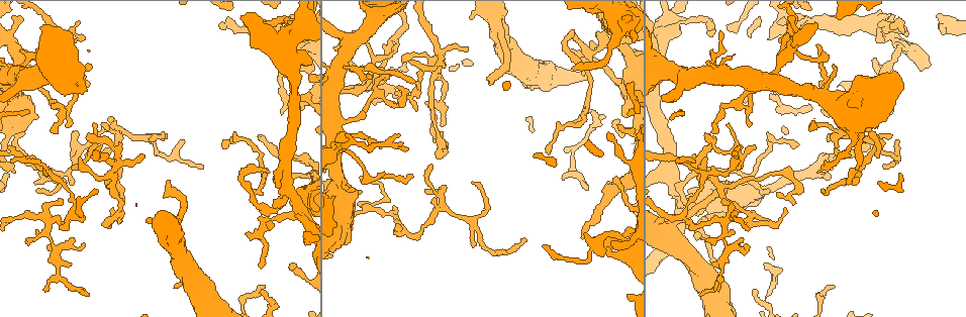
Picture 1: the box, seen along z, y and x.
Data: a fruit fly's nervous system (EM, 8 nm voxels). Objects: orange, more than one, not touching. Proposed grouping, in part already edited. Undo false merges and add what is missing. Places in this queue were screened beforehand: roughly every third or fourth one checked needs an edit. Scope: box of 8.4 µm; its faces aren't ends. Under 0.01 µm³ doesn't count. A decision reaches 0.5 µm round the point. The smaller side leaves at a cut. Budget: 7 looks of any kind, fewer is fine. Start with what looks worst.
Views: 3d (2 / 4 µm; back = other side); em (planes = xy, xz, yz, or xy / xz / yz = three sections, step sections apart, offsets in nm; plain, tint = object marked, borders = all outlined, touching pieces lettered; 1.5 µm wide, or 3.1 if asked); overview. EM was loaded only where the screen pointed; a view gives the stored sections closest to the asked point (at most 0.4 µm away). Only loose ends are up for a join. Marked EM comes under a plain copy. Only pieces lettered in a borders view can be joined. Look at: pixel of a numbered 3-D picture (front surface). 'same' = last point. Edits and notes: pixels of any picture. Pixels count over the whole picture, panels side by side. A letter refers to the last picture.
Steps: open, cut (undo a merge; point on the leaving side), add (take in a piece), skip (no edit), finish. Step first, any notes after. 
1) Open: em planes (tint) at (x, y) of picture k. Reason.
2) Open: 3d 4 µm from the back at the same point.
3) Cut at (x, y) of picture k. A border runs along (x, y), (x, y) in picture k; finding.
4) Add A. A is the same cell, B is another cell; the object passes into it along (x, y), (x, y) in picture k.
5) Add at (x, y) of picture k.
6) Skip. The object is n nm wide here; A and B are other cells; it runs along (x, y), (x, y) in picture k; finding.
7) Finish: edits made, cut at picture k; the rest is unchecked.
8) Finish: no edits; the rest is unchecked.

Open: em planes (borders) at (767, 192) of picture 1. Thin end.

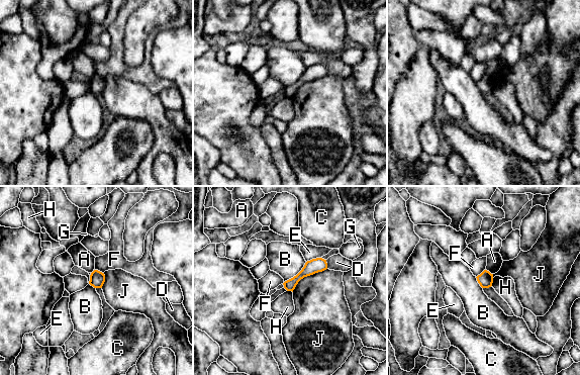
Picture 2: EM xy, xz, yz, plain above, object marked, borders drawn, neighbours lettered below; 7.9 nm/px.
Skip. A, B, C, D, E, F, G, H and J are other cells; a border runs along (306, 262), (295, 275), (284, 282) in picture 2; no lettered piece goes on from it.

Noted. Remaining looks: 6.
Open: em planes (borders) at (83, 244) of picture 1. Branch stops here.

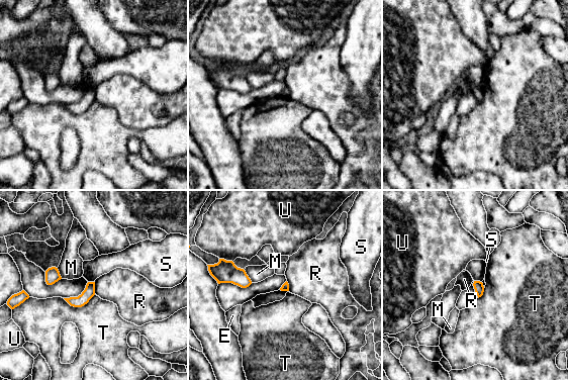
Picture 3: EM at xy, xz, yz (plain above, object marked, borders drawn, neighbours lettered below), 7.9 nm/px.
Skip. The longest contact is with T, 260 nm; E, M, R, S, T and U are other cells; a border runs along (94, 282), (95, 293) in picture 3; none of them fits.

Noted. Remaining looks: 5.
Open: em planes (borders) at (467, 51) of picture 1. Tapers out.

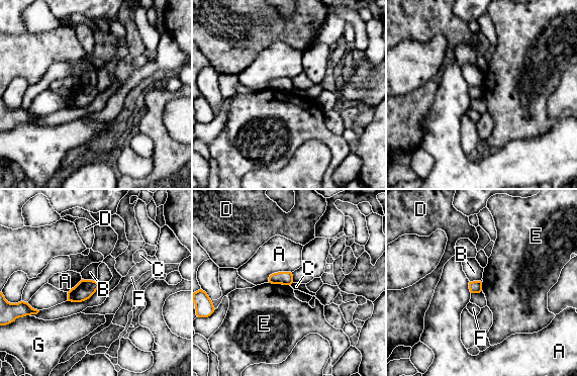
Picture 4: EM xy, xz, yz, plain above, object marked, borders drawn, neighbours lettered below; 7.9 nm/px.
Skip. The longest contact is with A, 200 nm; A, B, C, D, E, F and G are other cells; a border runs along (269, 282), (289, 285) in picture 4; none of them fits.

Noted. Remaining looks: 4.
Finish: no edits; the rest is unchecked.

